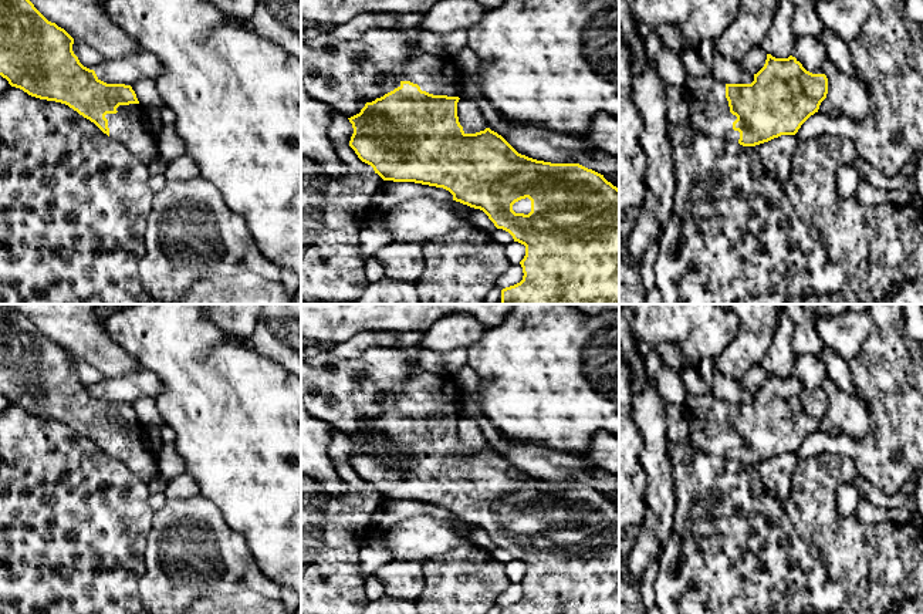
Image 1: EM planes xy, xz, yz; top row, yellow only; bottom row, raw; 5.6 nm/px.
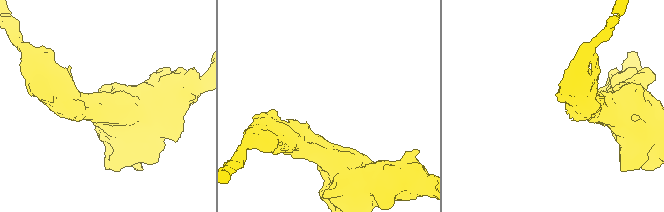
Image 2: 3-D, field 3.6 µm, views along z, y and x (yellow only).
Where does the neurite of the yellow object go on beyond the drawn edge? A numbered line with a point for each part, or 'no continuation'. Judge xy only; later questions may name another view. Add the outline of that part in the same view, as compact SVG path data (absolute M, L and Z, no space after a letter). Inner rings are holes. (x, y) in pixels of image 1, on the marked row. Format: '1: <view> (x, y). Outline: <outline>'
1: xy (128, 125). Outline: M141 104L119 105L116 114L106 114L109 136L119 141L146 165L156 158L153 139L146 128Z

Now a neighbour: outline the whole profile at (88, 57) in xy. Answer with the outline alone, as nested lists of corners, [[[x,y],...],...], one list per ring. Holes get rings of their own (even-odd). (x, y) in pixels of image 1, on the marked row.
[[[74,40],[72,51],[84,67],[94,71],[104,61],[102,55],[95,51],[91,45],[87,45],[77,40]]]

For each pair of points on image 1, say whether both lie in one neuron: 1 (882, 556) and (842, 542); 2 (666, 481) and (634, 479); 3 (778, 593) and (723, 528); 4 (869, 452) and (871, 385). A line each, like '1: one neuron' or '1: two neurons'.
1: one neuron
2: two neurons
3: one neuron
4: one neuron

